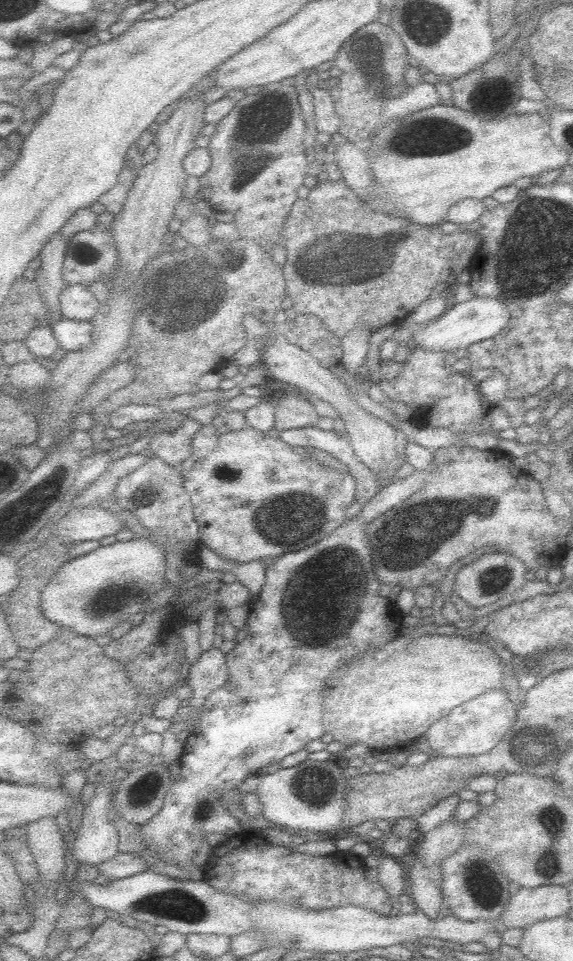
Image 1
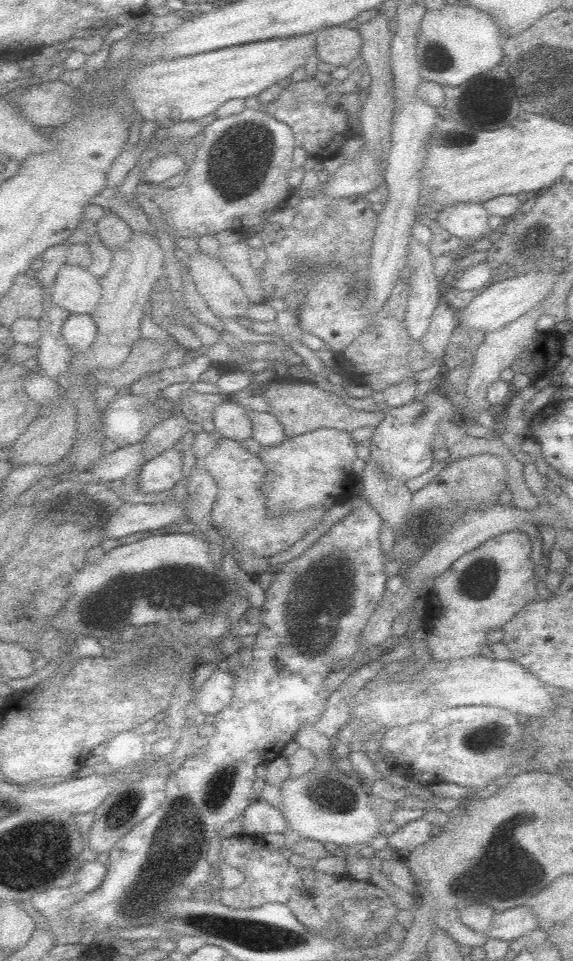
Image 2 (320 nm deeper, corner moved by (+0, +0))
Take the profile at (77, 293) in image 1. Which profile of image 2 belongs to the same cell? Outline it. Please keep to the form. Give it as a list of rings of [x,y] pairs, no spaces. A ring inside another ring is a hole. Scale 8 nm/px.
[[[63,265],[50,290],[56,306],[66,308],[70,314],[90,314],[100,300],[100,284],[87,268]]]

